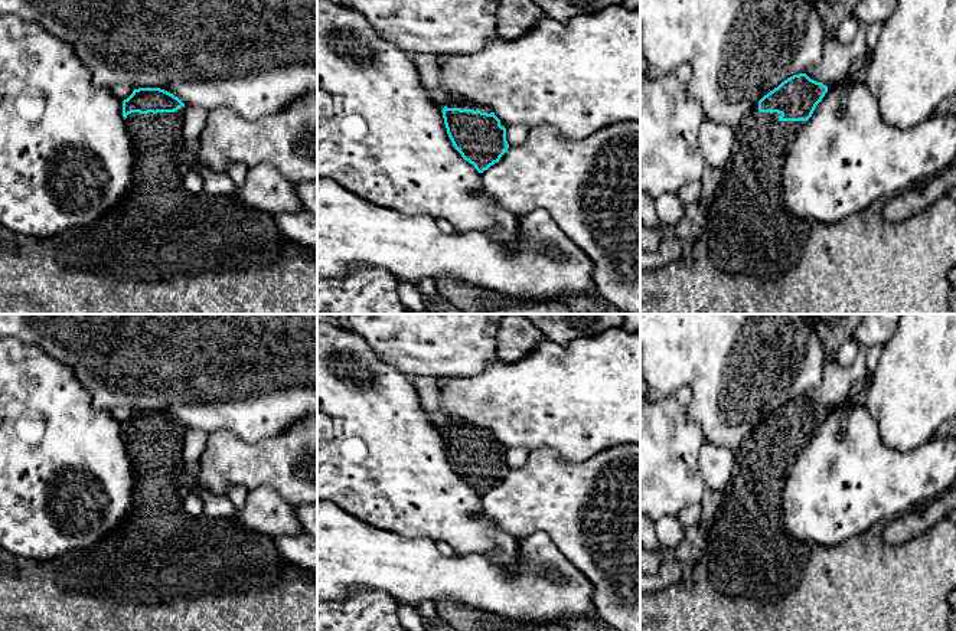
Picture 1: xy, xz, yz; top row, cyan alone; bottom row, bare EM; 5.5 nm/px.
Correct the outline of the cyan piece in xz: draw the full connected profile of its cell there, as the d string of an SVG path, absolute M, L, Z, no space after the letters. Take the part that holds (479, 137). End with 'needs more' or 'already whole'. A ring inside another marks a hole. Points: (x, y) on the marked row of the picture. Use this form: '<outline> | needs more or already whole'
M463 95L447 97L443 108L447 134L461 157L483 173L508 151L508 124Z | needs more

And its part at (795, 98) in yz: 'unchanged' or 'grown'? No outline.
grown

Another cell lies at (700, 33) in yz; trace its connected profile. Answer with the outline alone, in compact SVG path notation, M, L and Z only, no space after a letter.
M640 0L640 50L653 71L670 73L681 65L692 68L686 84L686 94L695 98L704 109L707 120L725 124L734 131L743 122L744 115L770 91L793 75L805 73L812 65L822 61L825 50L825 32L813 0Z

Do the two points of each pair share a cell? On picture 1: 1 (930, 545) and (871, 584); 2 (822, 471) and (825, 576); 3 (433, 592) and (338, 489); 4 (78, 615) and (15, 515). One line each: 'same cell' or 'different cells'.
1: same cell
2: different cells
3: different cells
4: different cells

